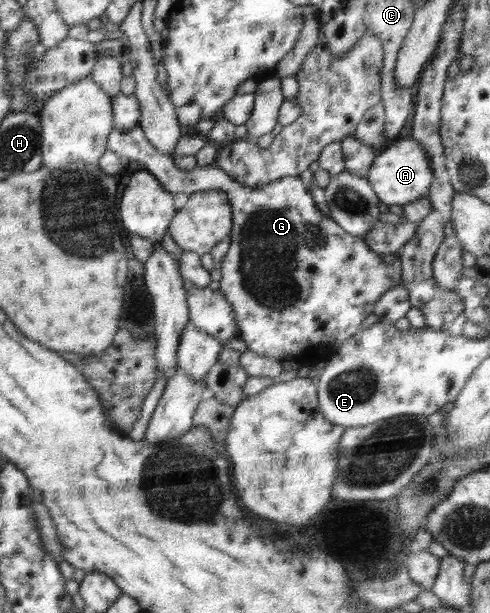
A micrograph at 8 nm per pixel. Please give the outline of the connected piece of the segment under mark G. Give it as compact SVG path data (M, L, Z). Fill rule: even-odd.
M139 127L131 130L111 130L111 132L109 132L109 137L107 138L107 150L117 153L117 155L128 157L130 160L137 160L144 163L145 169L159 180L159 183L165 190L171 193L187 193L187 195L191 196L193 193L211 191L211 189L217 189L217 191L225 193L226 199L229 201L233 219L229 236L231 245L229 250L227 250L225 257L223 257L222 265L220 267L222 277L219 289L223 292L223 296L227 298L229 304L231 304L231 308L233 308L233 312L235 312L235 324L237 324L237 331L240 333L240 339L247 344L248 350L250 351L257 352L278 361L296 359L299 360L302 365L314 365L319 363L319 361L326 361L331 355L337 352L336 350L349 339L353 333L356 333L361 326L361 321L373 313L373 305L379 301L379 297L381 297L385 291L389 291L391 287L395 287L395 285L402 283L402 262L400 256L397 254L379 254L375 252L375 250L371 250L362 237L356 237L355 235L346 233L337 225L337 223L335 223L335 221L332 221L330 217L323 215L317 208L315 199L311 196L310 190L305 186L305 183L303 183L300 176L282 177L261 188L248 188L233 180L227 172L223 171L222 168L219 168L218 166L214 166L214 164L205 167L197 166L195 169L191 169L191 171L185 171L179 169L174 164L173 158L158 151L158 149L146 139L144 131Z

